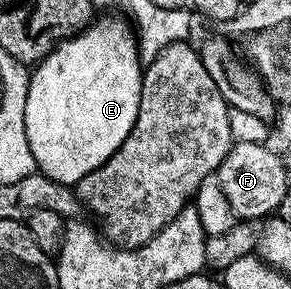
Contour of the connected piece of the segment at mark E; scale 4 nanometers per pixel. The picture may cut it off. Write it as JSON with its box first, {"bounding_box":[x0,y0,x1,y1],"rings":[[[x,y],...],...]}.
{"bounding_box":[25,17,143,188],"rings":[[[124,17],[100,18],[90,22],[89,27],[74,38],[59,43],[42,62],[32,67],[29,75],[25,131],[31,156],[35,156],[40,173],[72,188],[83,176],[95,172],[108,158],[115,156],[131,128],[135,128],[135,116],[139,116],[143,63],[134,27]]]}

